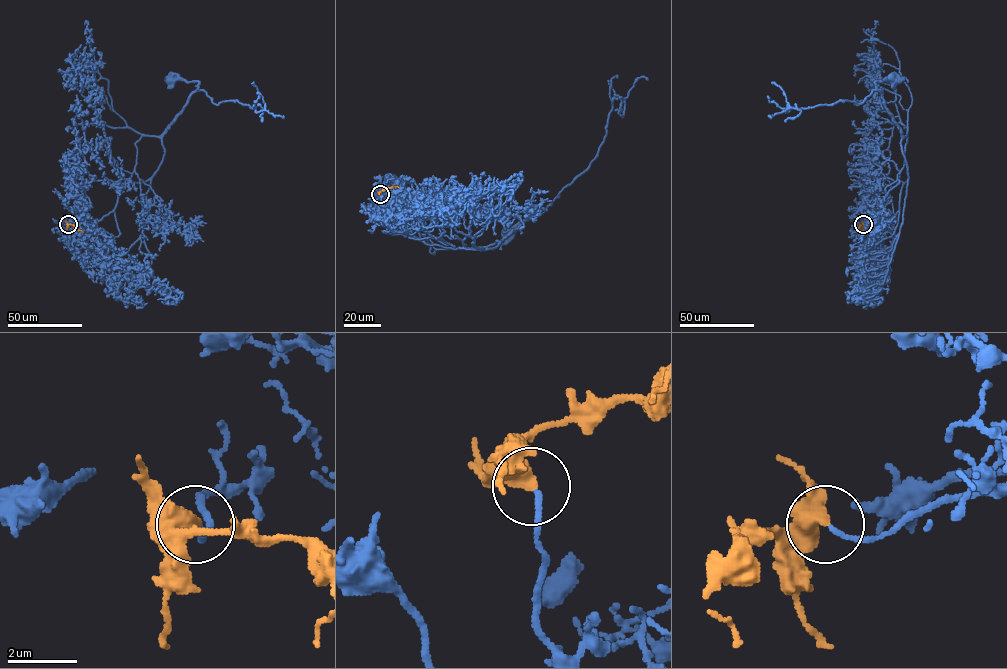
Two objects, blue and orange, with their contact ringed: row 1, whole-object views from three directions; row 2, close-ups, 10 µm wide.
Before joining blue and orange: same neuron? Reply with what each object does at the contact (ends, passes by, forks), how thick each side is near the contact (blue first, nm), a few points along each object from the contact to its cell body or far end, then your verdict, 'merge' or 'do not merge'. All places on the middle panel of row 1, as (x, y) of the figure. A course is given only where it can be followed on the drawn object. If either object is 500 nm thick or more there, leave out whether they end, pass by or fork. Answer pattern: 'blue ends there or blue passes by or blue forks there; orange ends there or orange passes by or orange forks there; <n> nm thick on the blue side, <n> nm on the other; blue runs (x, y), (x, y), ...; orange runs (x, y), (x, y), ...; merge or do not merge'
140 nm thick on the blue side, 550 nm on the other; blue runs (381, 194), (396, 222), (387, 207), (419, 211), (437, 192), (444, 222), (483, 250), (542, 208), (508, 231); orange runs (381, 194), (393, 186), (399, 187); merge

